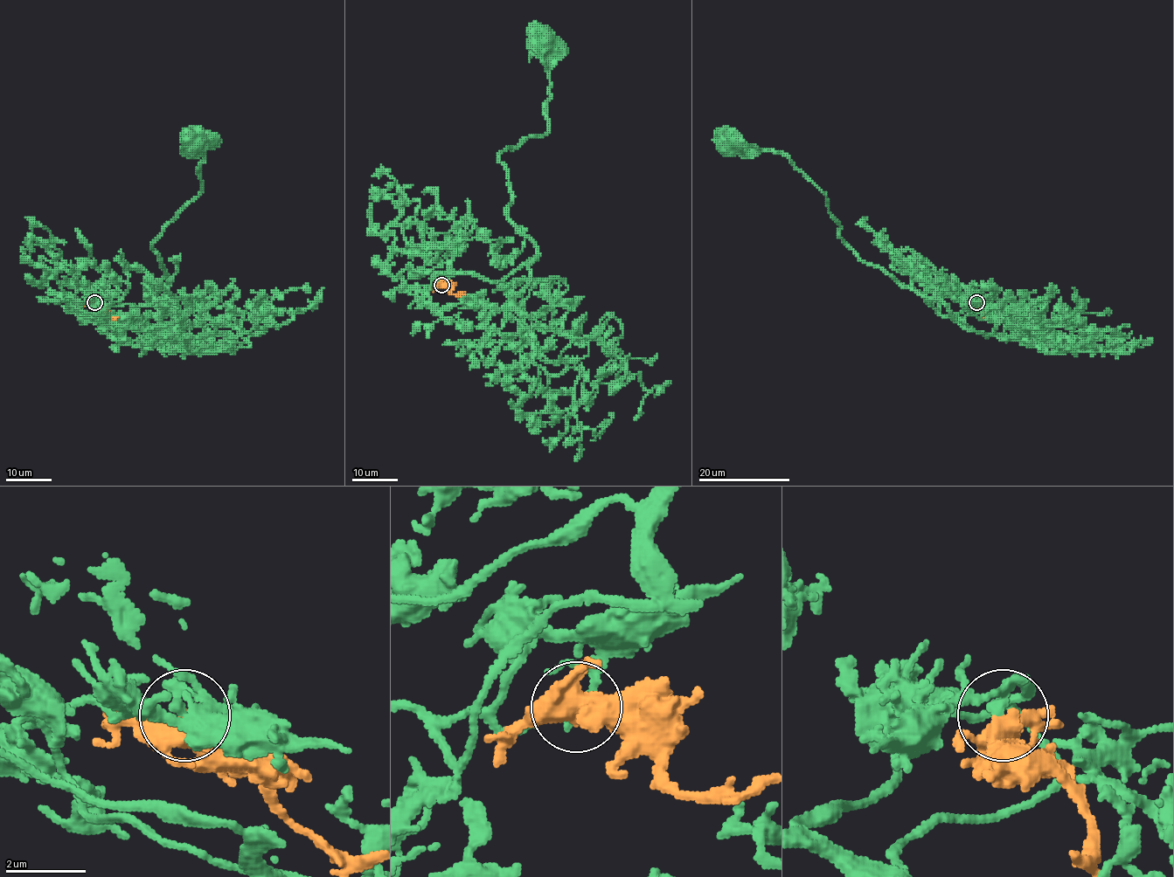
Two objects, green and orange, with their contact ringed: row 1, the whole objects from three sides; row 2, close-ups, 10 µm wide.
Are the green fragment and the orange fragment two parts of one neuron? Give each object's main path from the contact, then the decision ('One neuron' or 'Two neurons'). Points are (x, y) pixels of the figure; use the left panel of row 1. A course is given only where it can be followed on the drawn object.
Course of green: (95, 302), (80, 308), (144, 328), (174, 323), (191, 307), (163, 287), (152, 245), (201, 190), (197, 148). Course of orange: (95, 302), (112, 318), (118, 318). One neuron

